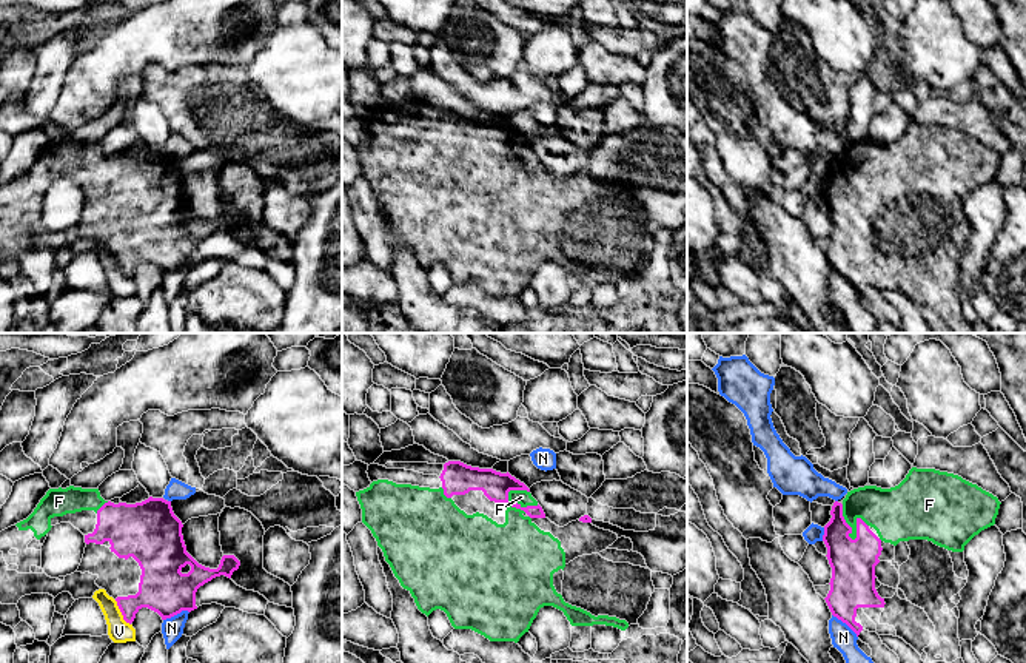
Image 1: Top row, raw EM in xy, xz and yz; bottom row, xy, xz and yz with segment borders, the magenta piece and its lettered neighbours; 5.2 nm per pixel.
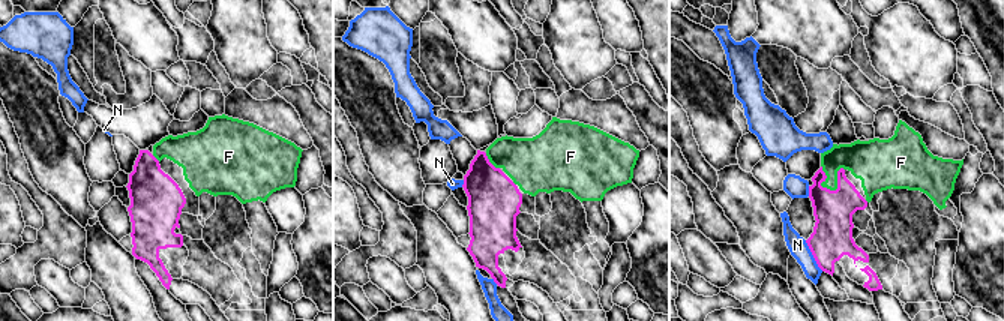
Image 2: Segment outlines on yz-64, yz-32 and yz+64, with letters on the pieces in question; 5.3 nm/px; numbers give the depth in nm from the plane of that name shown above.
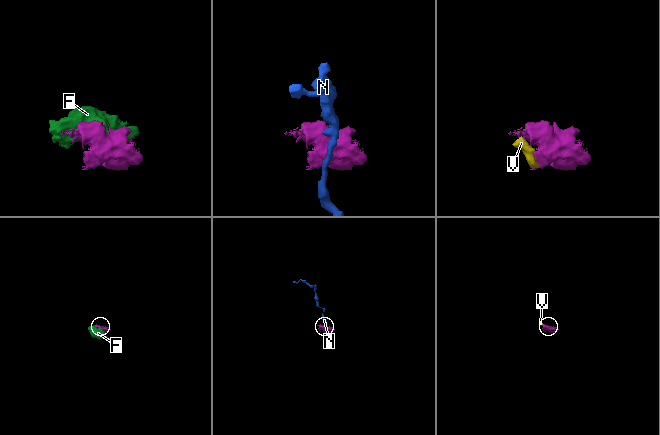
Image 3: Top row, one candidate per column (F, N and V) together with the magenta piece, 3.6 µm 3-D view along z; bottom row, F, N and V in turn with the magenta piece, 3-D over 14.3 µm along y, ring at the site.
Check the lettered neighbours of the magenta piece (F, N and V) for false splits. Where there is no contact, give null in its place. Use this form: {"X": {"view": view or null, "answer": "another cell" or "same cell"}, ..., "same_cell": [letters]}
{"F": {"view": "xz", "answer": "same cell"}, "N": {"view": "yz", "answer": "another cell"}, "V": {"view": "xy", "answer": "another cell"}, "same_cell": ["F"]}

